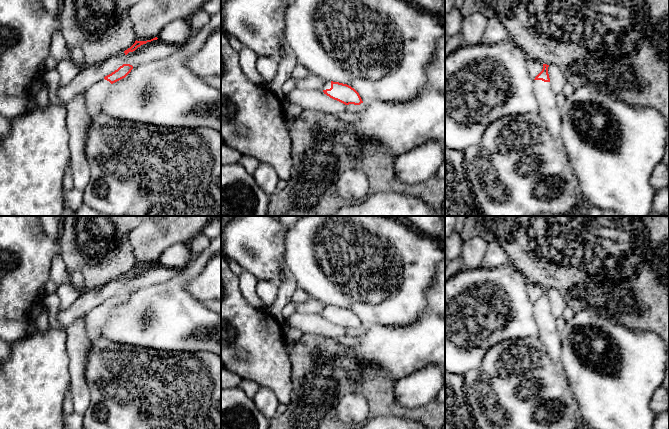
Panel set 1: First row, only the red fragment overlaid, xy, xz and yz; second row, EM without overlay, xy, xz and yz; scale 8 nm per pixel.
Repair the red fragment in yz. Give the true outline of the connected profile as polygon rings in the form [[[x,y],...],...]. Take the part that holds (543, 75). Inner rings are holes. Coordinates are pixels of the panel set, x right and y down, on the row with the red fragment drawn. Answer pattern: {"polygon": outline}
{"polygon": [[[543,64],[542,71],[534,79],[534,94],[538,103],[538,115],[542,118],[551,137],[560,141],[561,115],[556,95],[552,91],[548,74],[549,65]]]}

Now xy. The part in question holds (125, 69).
{"polygon": [[[123,64],[85,91],[86,107],[91,120],[103,112],[102,103],[108,97],[112,84],[125,78],[132,69],[132,65]]]}

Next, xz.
{"polygon": [[[326,81],[321,90],[330,98],[345,105],[360,105],[363,103],[359,93],[351,86],[339,82]]]}

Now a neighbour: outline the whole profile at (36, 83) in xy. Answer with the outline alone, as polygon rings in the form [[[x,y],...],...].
[[[38,74],[33,77],[29,82],[29,91],[31,94],[35,95],[43,86],[42,74]]]

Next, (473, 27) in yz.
[[[476,12],[462,17],[461,34],[465,45],[479,45],[485,33],[488,17]]]

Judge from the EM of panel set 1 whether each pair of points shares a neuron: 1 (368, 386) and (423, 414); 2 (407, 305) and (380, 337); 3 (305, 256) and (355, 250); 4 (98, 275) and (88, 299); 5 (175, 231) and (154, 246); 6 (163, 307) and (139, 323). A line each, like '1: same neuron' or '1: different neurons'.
1: same neuron
2: different neurons
3: same neuron
4: different neurons
5: same neuron
6: same neuron

